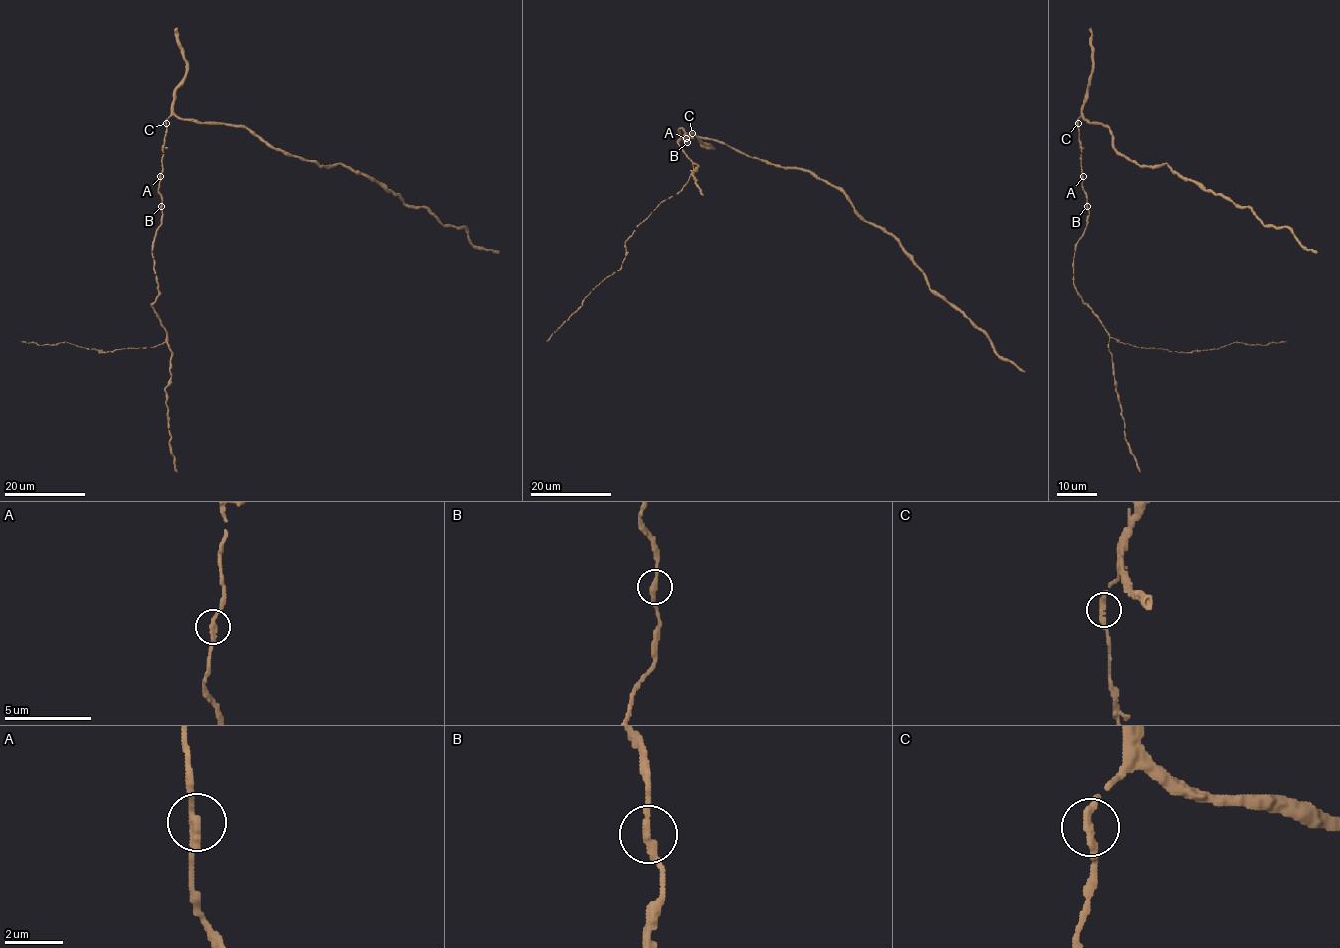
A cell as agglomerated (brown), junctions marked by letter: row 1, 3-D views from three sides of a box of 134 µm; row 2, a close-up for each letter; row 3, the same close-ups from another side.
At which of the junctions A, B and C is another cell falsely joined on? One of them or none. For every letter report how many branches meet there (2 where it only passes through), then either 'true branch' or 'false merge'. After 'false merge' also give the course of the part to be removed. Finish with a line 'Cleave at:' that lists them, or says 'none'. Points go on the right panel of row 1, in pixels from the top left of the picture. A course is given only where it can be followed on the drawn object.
A: 2 branches meet; true branch
B: 2 branches meet; true branch
C: 2 branches meet; true branch
Cleave at: none

